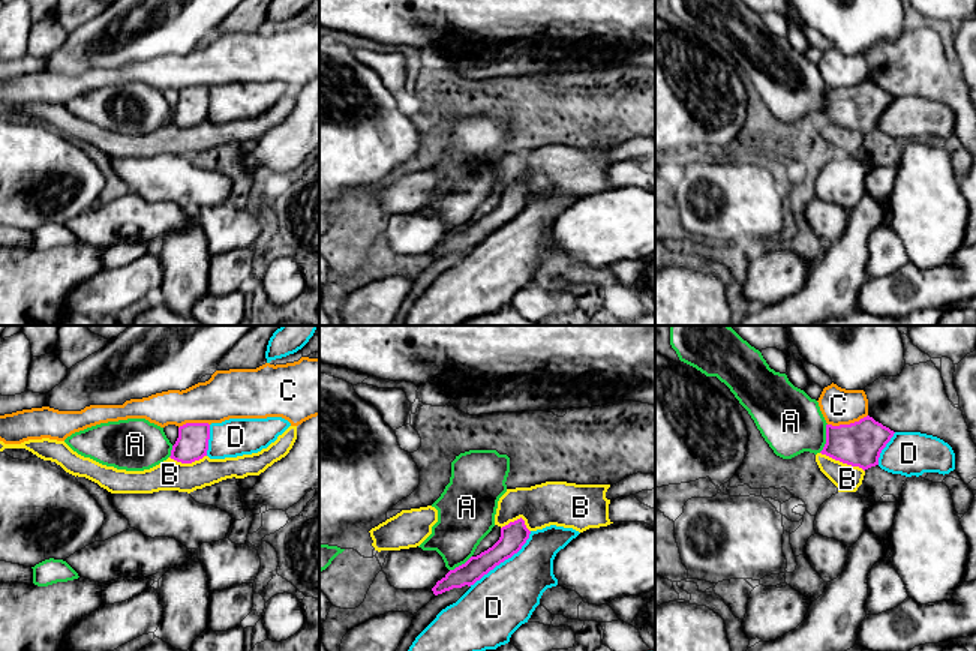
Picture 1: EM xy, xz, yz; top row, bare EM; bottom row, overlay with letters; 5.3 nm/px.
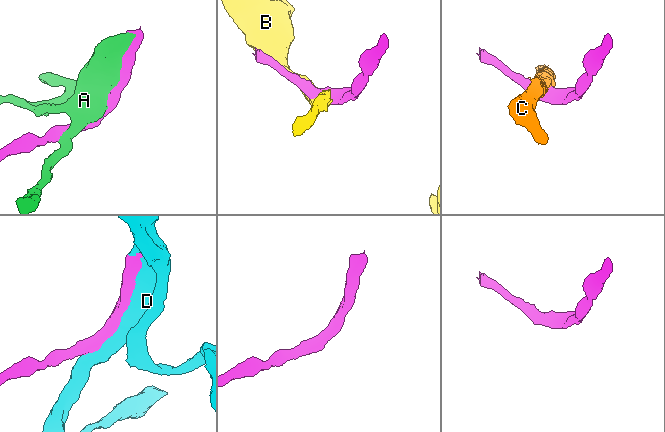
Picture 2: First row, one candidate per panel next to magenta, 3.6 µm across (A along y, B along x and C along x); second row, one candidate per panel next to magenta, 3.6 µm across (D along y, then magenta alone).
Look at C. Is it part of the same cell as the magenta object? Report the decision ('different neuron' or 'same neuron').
different neuron

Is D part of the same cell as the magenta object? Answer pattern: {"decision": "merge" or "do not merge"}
{"decision": "merge"}

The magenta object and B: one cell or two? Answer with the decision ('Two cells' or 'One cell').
Two cells

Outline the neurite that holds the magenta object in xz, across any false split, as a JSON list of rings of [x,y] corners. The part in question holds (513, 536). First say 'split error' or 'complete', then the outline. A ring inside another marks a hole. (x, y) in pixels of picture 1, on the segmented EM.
split error; [[[520,518],[501,528],[499,540],[465,564],[450,570],[432,588],[442,594],[465,585],[469,590],[415,638],[408,651],[486,651],[510,642],[511,634],[531,618],[547,588],[556,586],[553,560],[580,532],[573,528],[550,525],[529,531]]]

